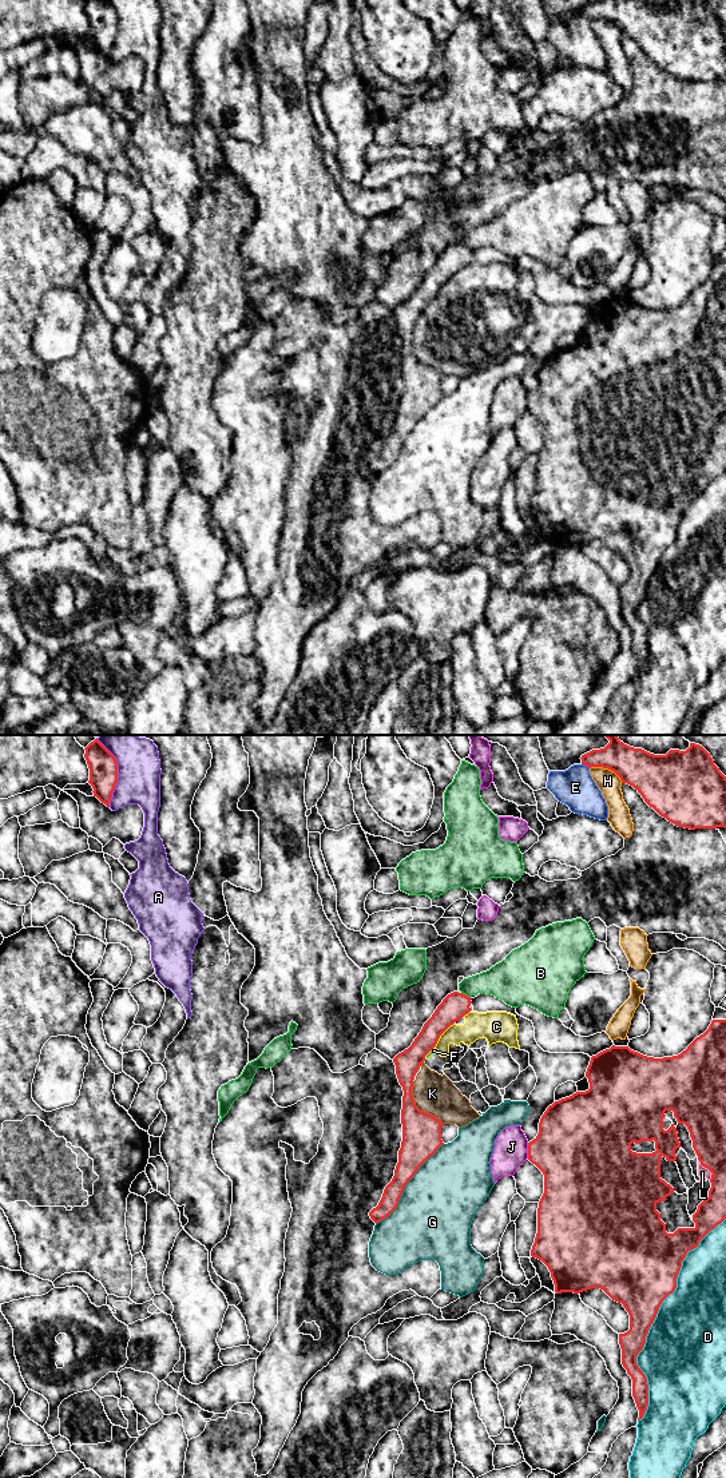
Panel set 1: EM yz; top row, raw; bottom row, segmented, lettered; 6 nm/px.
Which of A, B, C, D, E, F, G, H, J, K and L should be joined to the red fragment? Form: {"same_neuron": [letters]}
{"same_neuron": ["E", "L"]}

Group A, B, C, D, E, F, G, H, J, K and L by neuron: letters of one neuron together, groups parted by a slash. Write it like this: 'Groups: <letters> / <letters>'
Groups: A / B / C F K / D / E L / G / H / J

